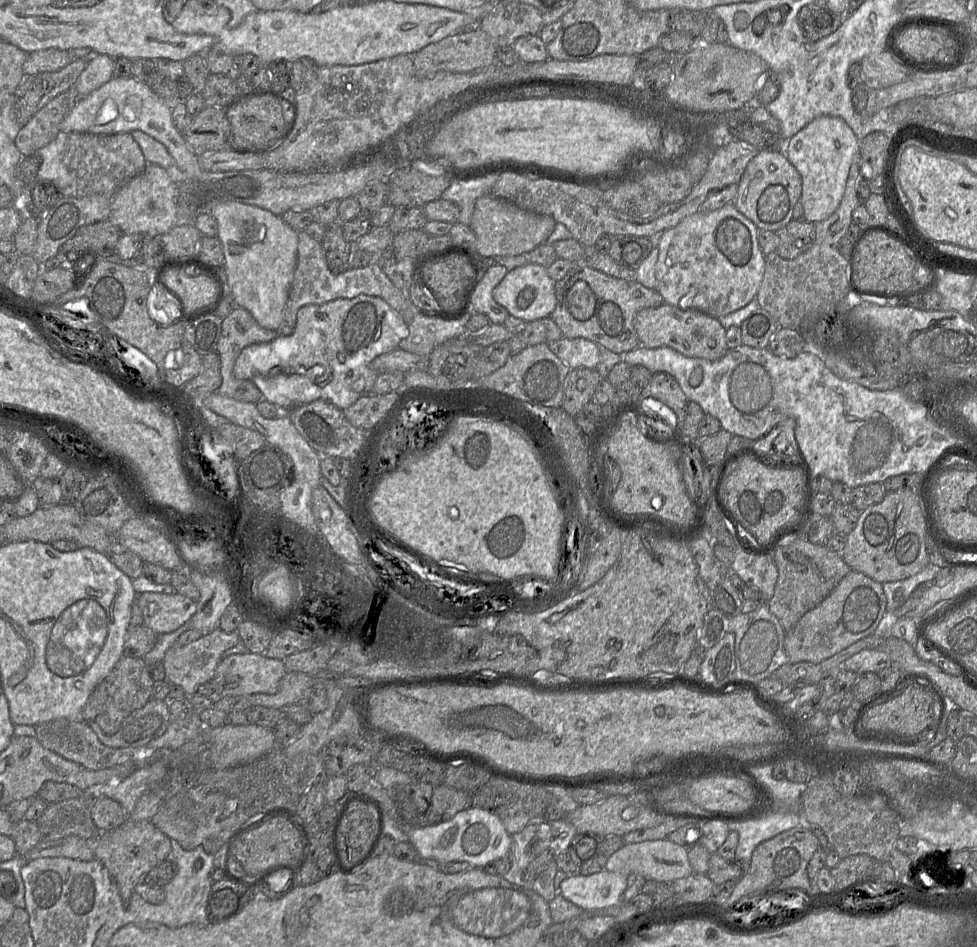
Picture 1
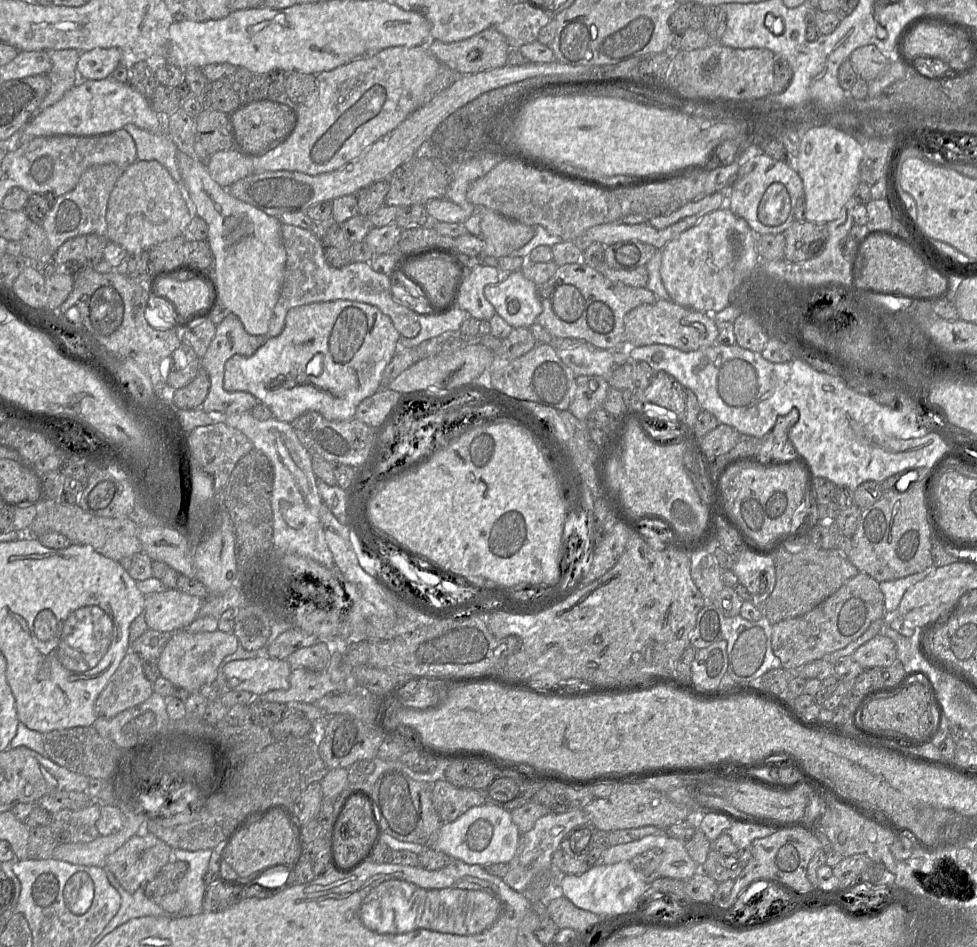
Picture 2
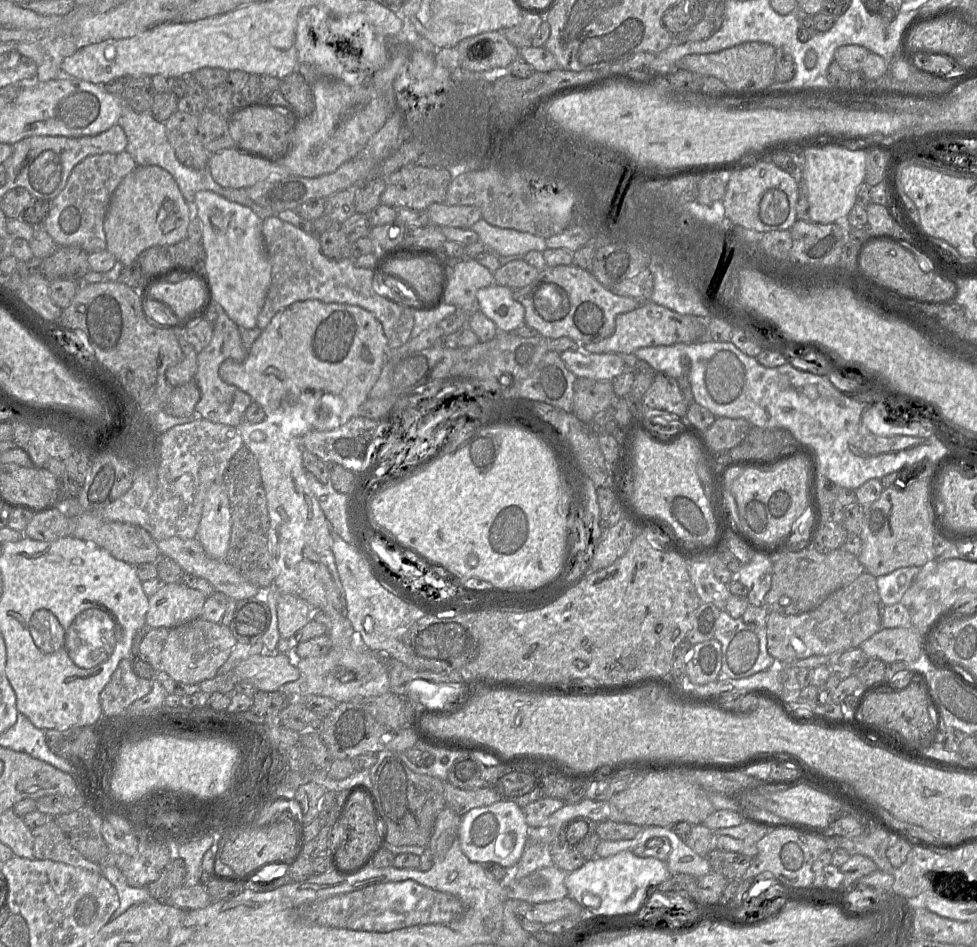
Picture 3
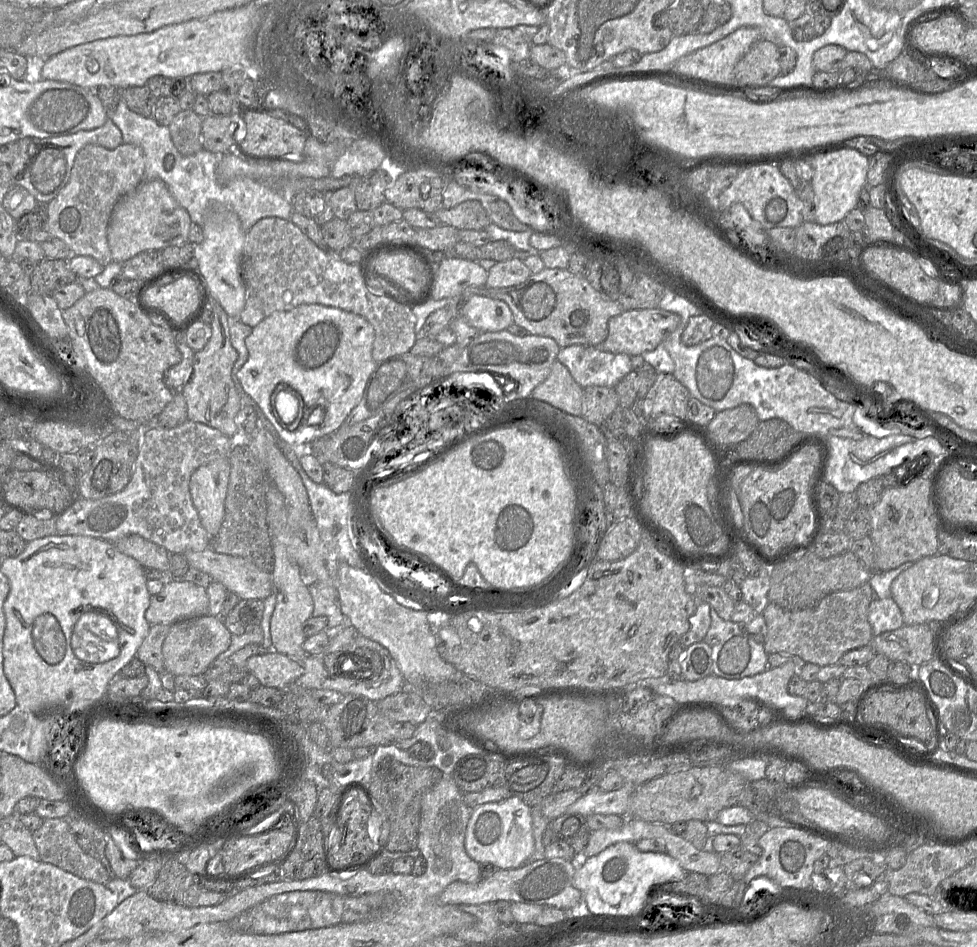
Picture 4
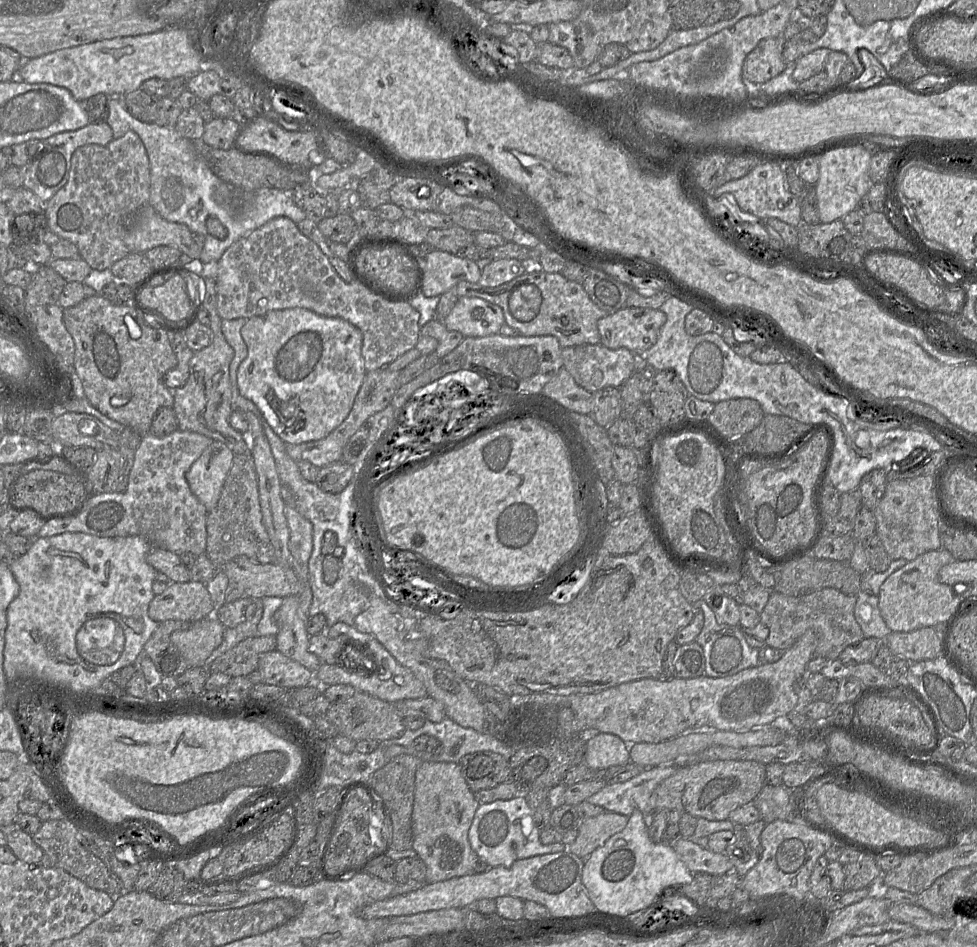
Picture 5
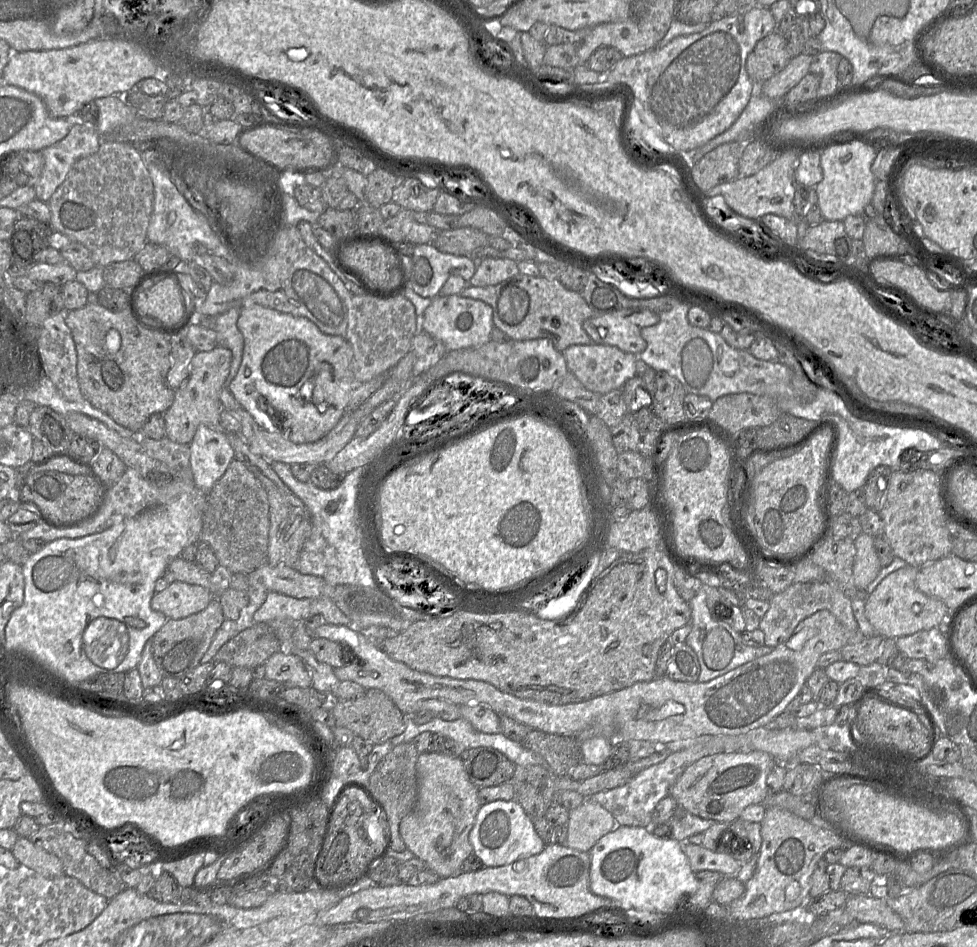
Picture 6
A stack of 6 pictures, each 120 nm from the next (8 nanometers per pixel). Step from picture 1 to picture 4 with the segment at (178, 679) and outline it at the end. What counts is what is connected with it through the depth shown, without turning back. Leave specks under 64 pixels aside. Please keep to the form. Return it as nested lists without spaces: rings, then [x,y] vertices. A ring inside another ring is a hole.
[[[206,614],[171,624],[162,652],[166,671],[174,676],[202,675],[231,643],[232,634],[219,616]]]

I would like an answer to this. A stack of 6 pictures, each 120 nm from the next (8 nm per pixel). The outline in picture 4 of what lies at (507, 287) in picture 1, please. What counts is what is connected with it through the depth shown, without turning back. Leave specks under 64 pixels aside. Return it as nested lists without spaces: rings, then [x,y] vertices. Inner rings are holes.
[[[474,295],[462,308],[466,322],[479,332],[497,332],[514,323],[509,306],[498,299]]]

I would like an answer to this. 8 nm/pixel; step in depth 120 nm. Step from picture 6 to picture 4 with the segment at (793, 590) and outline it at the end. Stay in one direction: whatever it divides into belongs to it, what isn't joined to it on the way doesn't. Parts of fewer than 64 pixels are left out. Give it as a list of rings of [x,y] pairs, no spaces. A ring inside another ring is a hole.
[[[868,582],[850,589],[835,591],[820,600],[815,607],[801,610],[787,610],[769,602],[761,613],[766,626],[764,649],[769,654],[791,654],[799,663],[810,662],[820,667],[838,664],[842,655],[849,650],[869,645],[873,638],[873,632],[868,621],[868,608],[876,597],[876,593]]]

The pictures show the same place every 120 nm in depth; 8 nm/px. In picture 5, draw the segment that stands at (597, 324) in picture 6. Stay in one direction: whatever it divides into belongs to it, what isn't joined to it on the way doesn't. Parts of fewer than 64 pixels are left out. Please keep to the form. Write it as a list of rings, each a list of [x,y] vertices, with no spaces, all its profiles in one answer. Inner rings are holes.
[[[623,307],[597,322],[600,344],[643,354],[656,343],[665,322],[666,315],[660,309]]]

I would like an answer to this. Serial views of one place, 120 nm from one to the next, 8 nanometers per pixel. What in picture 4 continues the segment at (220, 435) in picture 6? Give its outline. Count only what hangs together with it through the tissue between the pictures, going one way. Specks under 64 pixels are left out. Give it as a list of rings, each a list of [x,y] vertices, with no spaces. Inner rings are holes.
[[[219,458],[197,468],[190,478],[193,504],[211,538],[218,534],[224,520],[229,476],[228,458]]]

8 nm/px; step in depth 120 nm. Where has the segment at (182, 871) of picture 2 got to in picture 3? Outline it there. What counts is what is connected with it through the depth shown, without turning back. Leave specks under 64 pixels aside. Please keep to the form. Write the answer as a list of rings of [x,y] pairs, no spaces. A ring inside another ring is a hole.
[[[173,857],[163,868],[157,880],[146,888],[149,895],[159,903],[166,903],[171,895],[185,886],[186,865],[183,859]]]

